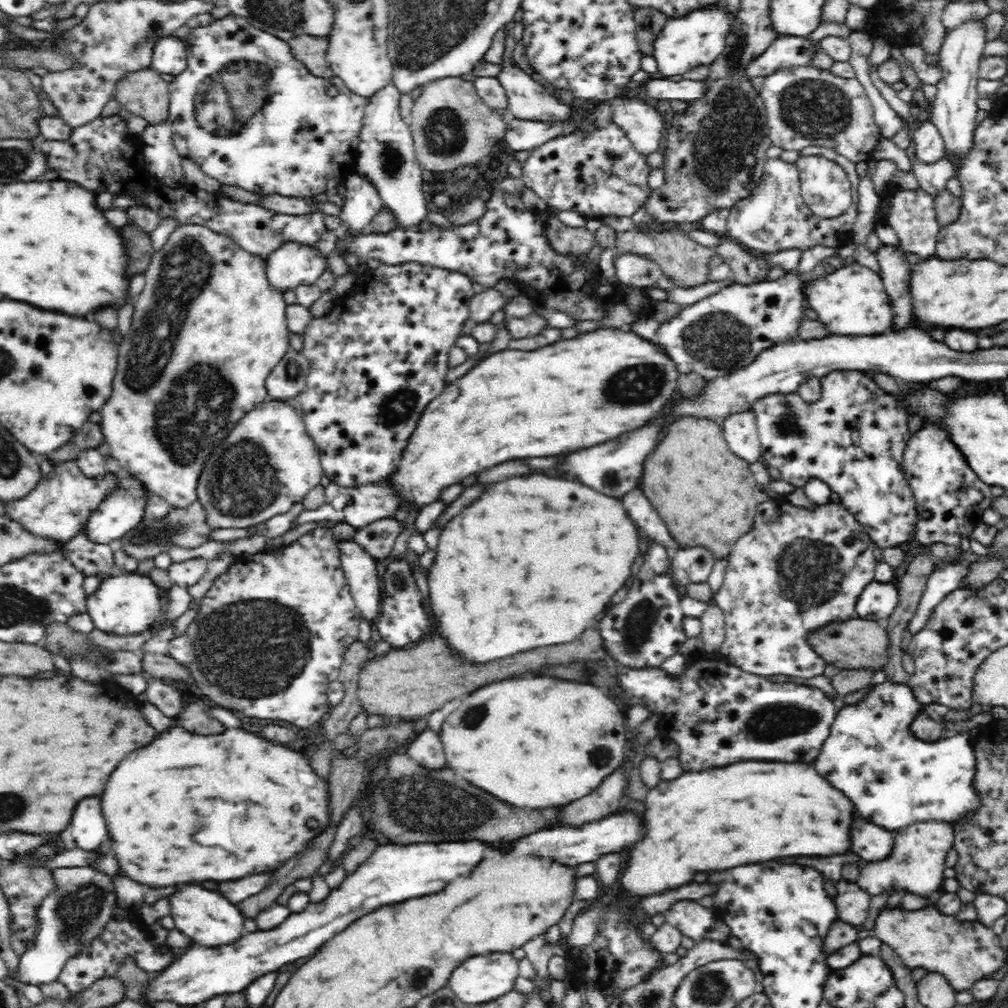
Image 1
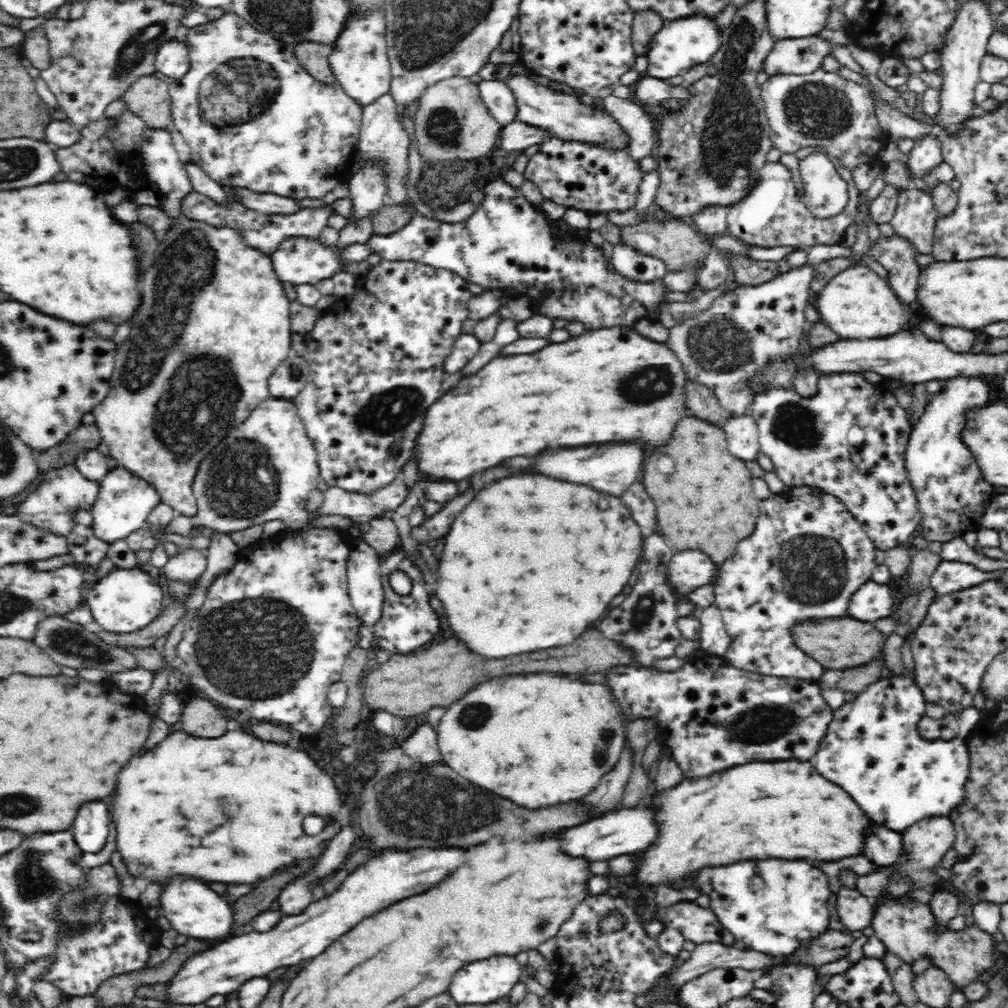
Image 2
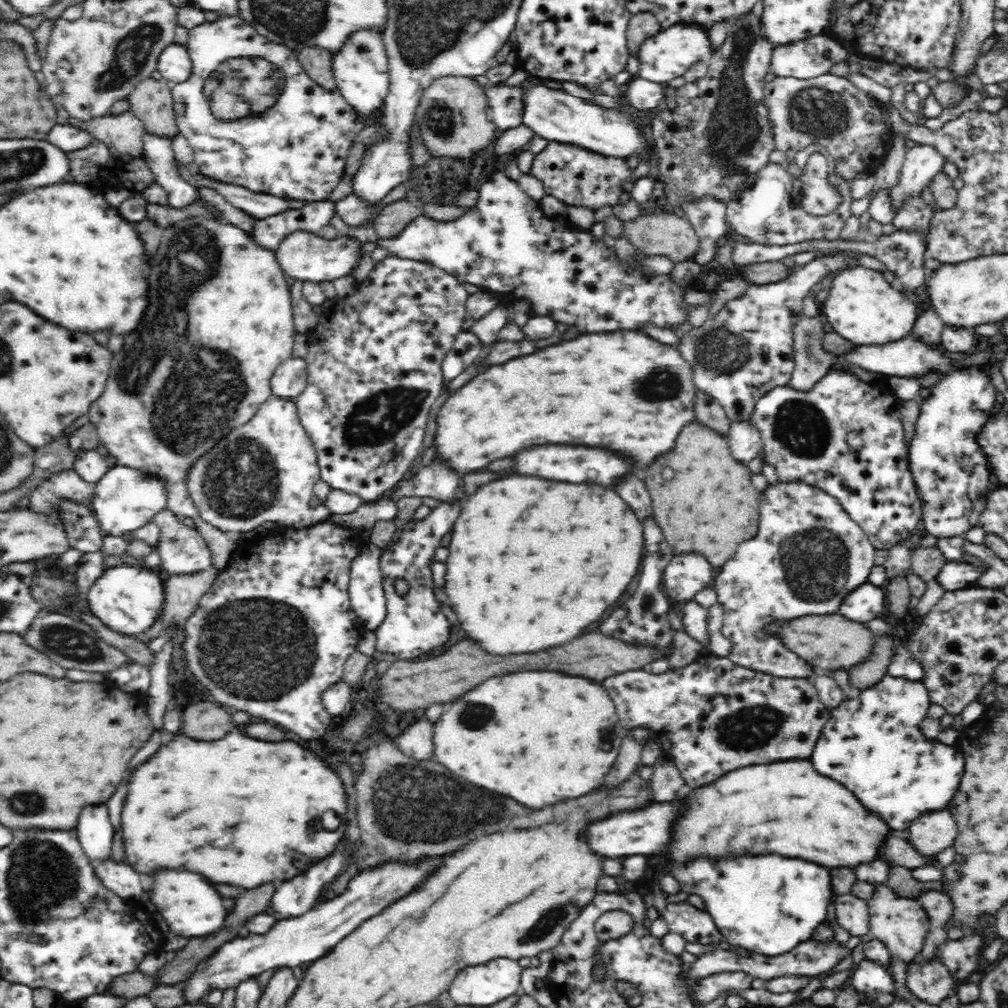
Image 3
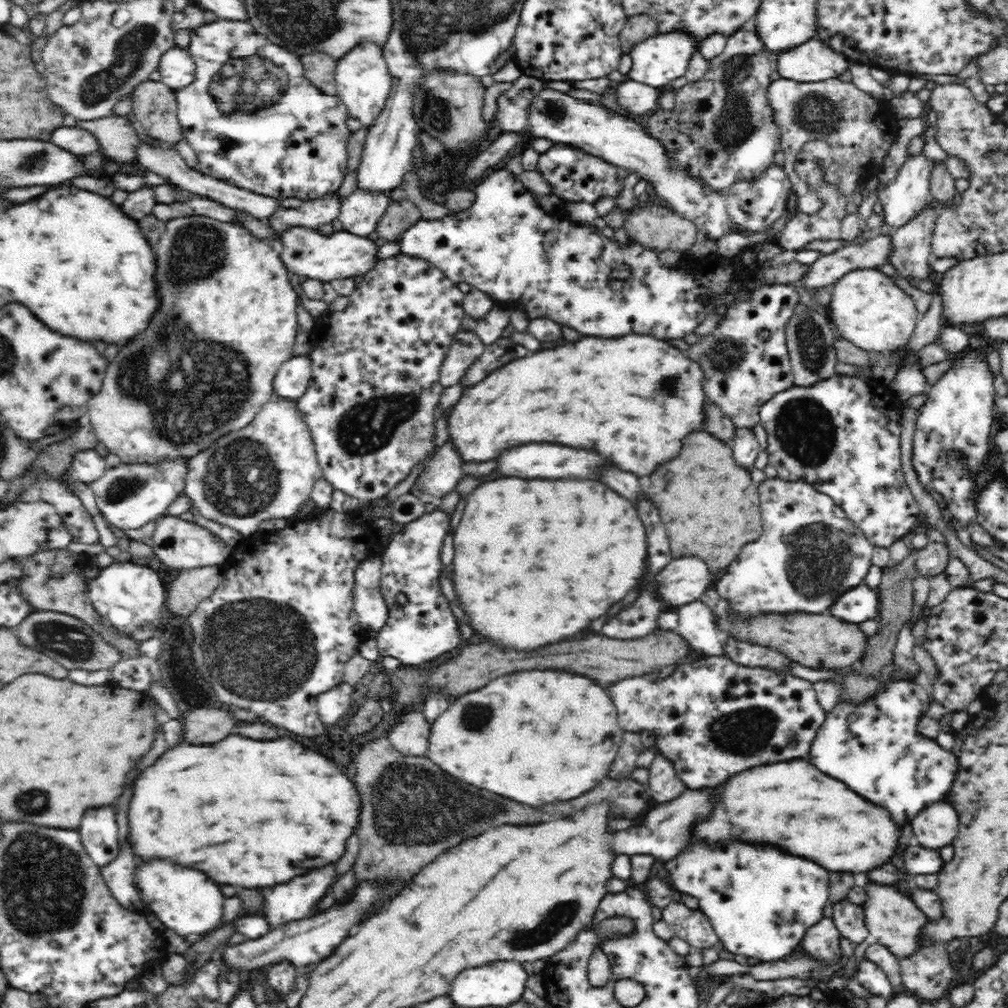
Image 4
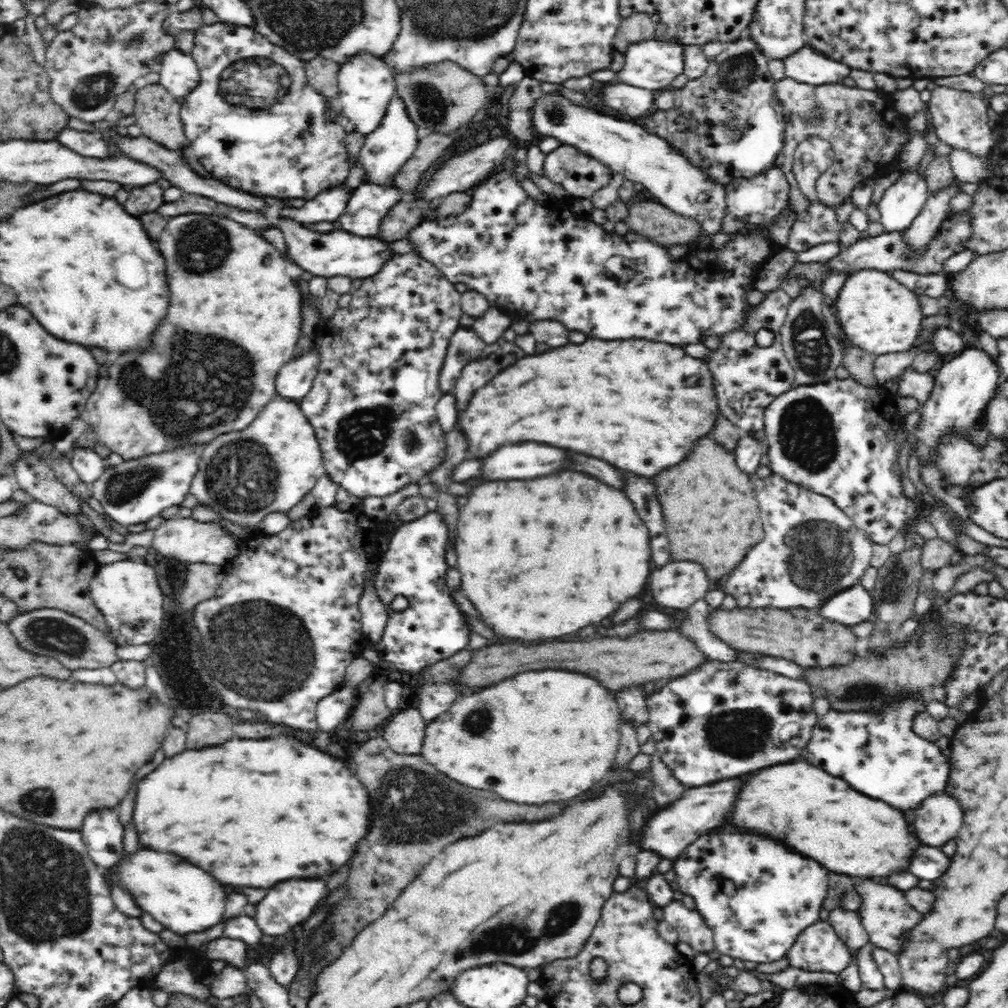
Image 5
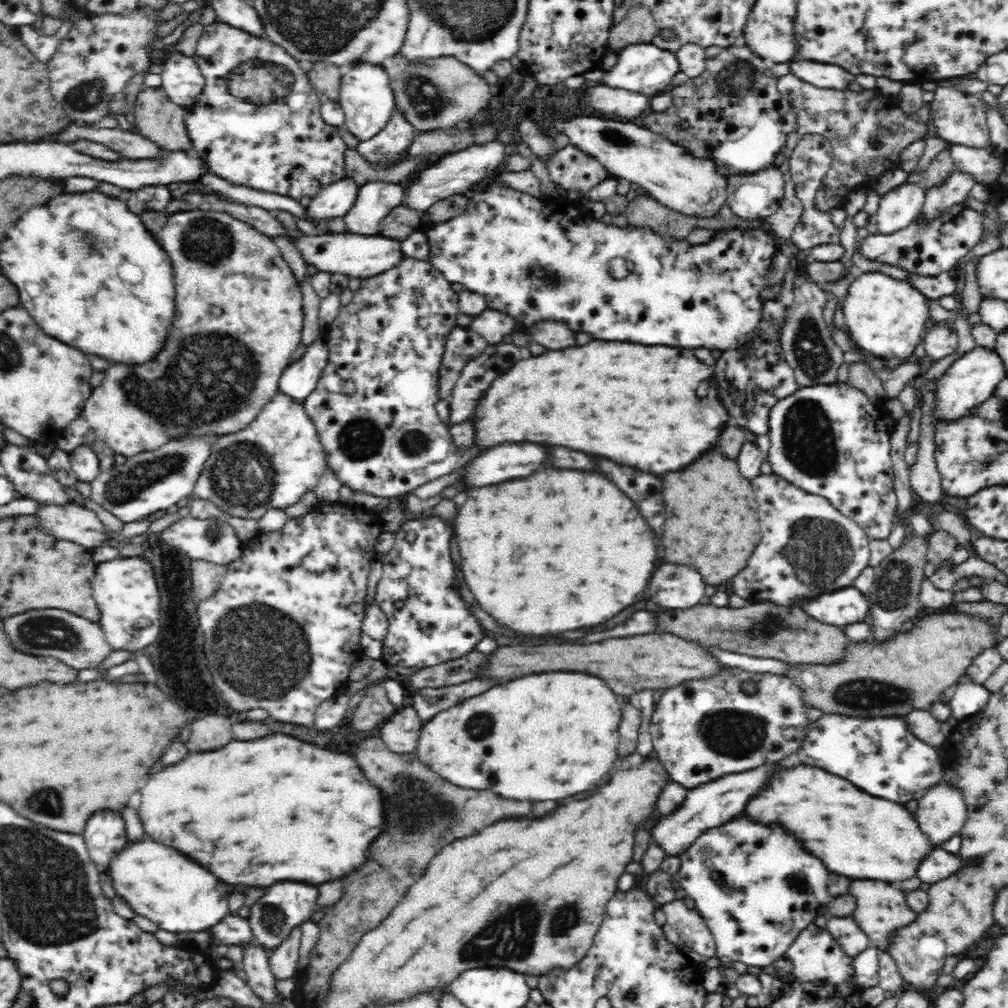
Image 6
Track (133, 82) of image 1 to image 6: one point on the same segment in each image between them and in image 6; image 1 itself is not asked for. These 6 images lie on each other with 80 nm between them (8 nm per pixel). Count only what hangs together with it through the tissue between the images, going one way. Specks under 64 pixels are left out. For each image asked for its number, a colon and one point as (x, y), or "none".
2: (148, 97)
3: (151, 100)
4: (154, 105)
5: (157, 111)
6: (158, 118)

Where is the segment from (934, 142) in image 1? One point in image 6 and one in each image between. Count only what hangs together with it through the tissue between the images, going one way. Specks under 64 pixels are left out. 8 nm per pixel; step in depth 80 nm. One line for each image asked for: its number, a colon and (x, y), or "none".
2: (927, 152)
3: (923, 163)
4: (908, 193)
5: (902, 202)
6: (898, 208)

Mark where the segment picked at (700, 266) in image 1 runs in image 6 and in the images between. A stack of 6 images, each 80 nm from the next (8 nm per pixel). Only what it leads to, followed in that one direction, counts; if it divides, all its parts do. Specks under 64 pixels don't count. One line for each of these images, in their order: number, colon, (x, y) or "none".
2: (676, 244)
3: (665, 234)
4: (655, 228)
5: (657, 223)
6: (644, 212)

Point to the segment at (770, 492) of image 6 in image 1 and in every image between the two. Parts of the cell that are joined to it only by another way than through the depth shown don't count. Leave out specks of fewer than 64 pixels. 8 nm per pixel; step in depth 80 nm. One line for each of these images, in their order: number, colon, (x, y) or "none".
1: (798, 570)
2: (808, 555)
3: (808, 555)
4: (810, 551)
5: (812, 551)

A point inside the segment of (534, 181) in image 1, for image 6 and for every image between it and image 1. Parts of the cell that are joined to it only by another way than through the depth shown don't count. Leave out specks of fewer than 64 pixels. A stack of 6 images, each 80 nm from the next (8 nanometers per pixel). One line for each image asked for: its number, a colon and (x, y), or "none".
2: (593, 177)
3: (576, 176)
4: (574, 175)
5: (580, 175)
6: (574, 170)

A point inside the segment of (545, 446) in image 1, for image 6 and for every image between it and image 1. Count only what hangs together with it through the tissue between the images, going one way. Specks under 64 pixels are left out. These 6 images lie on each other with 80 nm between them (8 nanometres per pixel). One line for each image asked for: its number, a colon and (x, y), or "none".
2: (600, 387)
3: (621, 388)
4: (632, 397)
5: (636, 403)
6: (655, 408)

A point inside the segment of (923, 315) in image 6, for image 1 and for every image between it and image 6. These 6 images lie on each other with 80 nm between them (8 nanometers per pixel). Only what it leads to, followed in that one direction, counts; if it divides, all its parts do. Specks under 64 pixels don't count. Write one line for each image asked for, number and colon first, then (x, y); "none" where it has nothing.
1: (852, 300)
2: (856, 303)
3: (862, 306)
4: (868, 309)
5: (878, 314)

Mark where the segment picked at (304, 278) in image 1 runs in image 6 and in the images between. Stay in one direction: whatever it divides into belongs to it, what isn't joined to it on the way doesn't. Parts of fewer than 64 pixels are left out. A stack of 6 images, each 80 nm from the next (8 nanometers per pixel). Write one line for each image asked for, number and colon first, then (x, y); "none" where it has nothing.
2: (297, 261)
3: (303, 256)
4: (306, 252)
5: (339, 253)
6: (357, 256)

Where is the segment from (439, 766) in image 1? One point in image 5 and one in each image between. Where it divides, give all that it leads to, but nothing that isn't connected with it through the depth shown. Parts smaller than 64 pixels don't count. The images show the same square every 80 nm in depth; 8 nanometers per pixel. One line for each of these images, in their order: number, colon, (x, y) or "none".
2: (422, 746)
3: (417, 741)
4: (409, 735)
5: (405, 733)

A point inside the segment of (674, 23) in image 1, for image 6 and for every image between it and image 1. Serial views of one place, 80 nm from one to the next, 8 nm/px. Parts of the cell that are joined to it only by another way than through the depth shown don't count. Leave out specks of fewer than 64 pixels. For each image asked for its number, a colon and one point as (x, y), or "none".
2: (680, 44)
3: (668, 54)
4: (658, 60)
5: (652, 64)
6: (644, 67)

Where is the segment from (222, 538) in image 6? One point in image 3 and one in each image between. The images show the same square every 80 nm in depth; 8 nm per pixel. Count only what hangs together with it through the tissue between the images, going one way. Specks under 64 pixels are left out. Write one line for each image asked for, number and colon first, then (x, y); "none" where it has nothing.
3: (182, 550)
4: (181, 545)
5: (189, 541)

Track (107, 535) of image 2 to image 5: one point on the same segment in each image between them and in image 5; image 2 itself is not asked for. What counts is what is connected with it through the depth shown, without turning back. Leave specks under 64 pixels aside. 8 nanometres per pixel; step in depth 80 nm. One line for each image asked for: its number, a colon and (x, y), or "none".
3: (124, 500)
4: (128, 496)
5: (131, 493)

